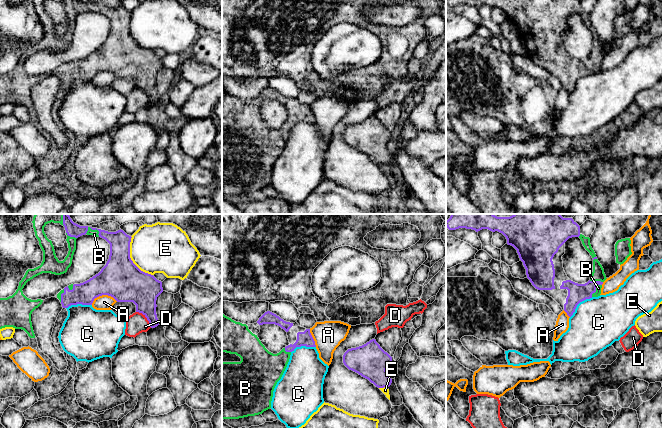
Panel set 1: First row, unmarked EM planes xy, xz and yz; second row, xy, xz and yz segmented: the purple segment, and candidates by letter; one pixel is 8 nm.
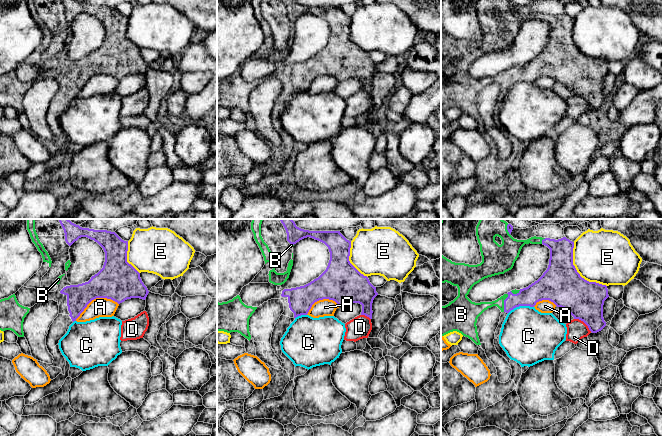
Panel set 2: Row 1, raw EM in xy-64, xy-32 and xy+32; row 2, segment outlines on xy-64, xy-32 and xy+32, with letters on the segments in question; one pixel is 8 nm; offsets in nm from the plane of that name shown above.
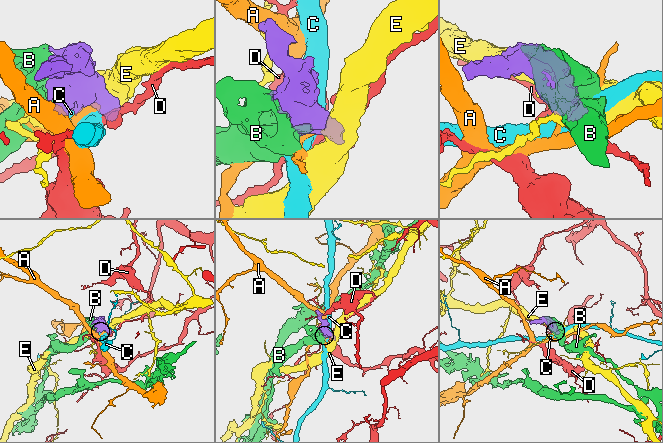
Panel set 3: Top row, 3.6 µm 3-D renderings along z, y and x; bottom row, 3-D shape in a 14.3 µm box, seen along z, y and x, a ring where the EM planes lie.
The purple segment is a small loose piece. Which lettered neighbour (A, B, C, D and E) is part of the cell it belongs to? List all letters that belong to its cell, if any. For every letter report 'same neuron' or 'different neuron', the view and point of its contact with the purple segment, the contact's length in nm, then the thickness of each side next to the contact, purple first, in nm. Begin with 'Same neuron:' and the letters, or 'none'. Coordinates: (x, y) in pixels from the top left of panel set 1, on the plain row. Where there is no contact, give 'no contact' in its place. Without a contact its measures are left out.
Same neuron: B
A: different neuron; meets purple in xy at (103, 70); contact 220 nm long; 320 nm thick on the purple side, 120 nm on the other
B: same neuron; meets purple in xy at (95, 5); contact 130 nm long; 170 nm thick on the purple side, 50 nm on the other
C: different neuron; meets purple in yz at (578, 79); contact 240 nm long; 150 nm thick on the purple side, 400 nm on the other
D: different neuron; meets purple in xy at (146, 93); contact 180 nm long; 260 nm thick on the purple side, 160 nm on the other
E: different neuron; meets purple in xy at (130, 35); contact 360 nm long; 320 nm thick on the purple side, 400 nm on the other

